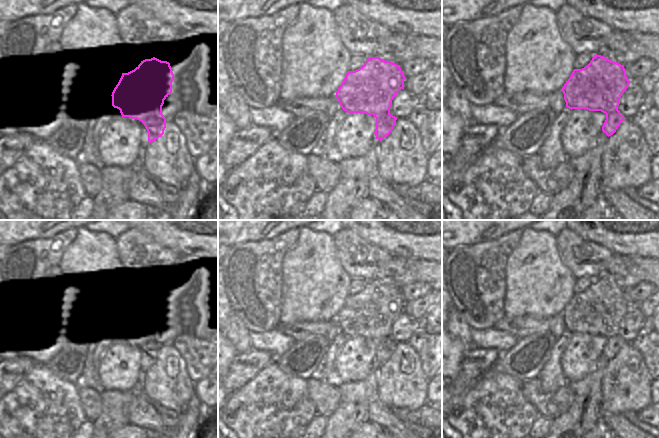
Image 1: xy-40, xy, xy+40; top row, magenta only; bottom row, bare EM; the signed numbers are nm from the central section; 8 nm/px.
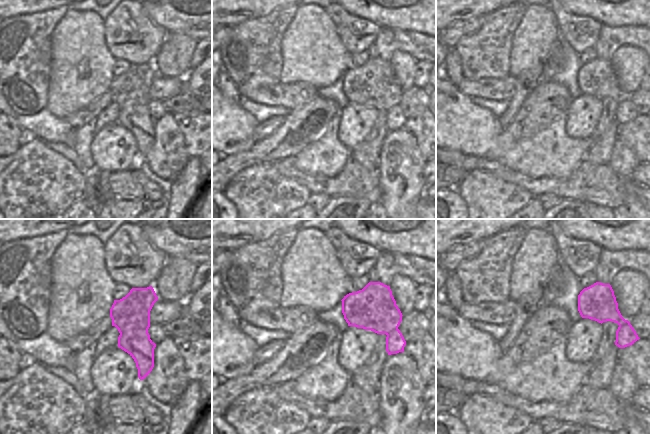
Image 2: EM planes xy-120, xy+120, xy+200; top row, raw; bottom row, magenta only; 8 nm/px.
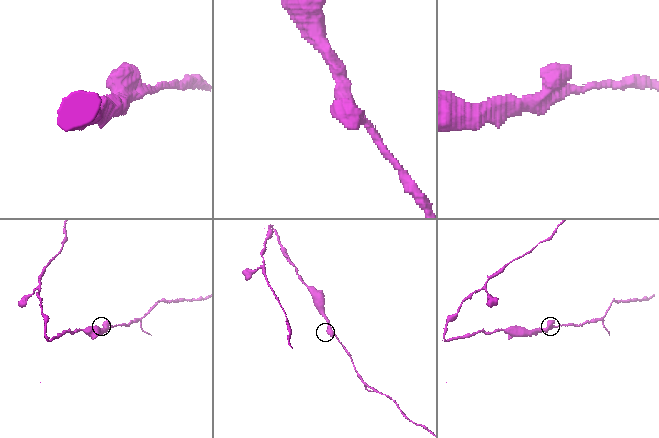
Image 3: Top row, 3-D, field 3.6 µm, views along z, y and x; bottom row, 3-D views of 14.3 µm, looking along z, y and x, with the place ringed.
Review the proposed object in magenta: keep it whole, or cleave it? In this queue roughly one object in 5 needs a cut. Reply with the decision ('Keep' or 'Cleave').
Cleave.

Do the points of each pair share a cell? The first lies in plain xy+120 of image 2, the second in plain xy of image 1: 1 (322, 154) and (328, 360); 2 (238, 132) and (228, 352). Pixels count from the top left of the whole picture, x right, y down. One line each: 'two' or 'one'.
1: one
2: one

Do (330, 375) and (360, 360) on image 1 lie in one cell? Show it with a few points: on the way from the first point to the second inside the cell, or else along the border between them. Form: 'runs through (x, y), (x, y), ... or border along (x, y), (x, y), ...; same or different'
border along (339, 349), (334, 360), (334, 369), (341, 383); different

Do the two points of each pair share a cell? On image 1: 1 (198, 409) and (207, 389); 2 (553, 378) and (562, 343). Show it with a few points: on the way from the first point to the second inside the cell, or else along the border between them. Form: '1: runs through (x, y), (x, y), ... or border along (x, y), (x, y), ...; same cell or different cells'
1: border along (195, 395), (207, 407); different cells
2: runs through (553, 369), (553, 361), (557, 352); same cell

